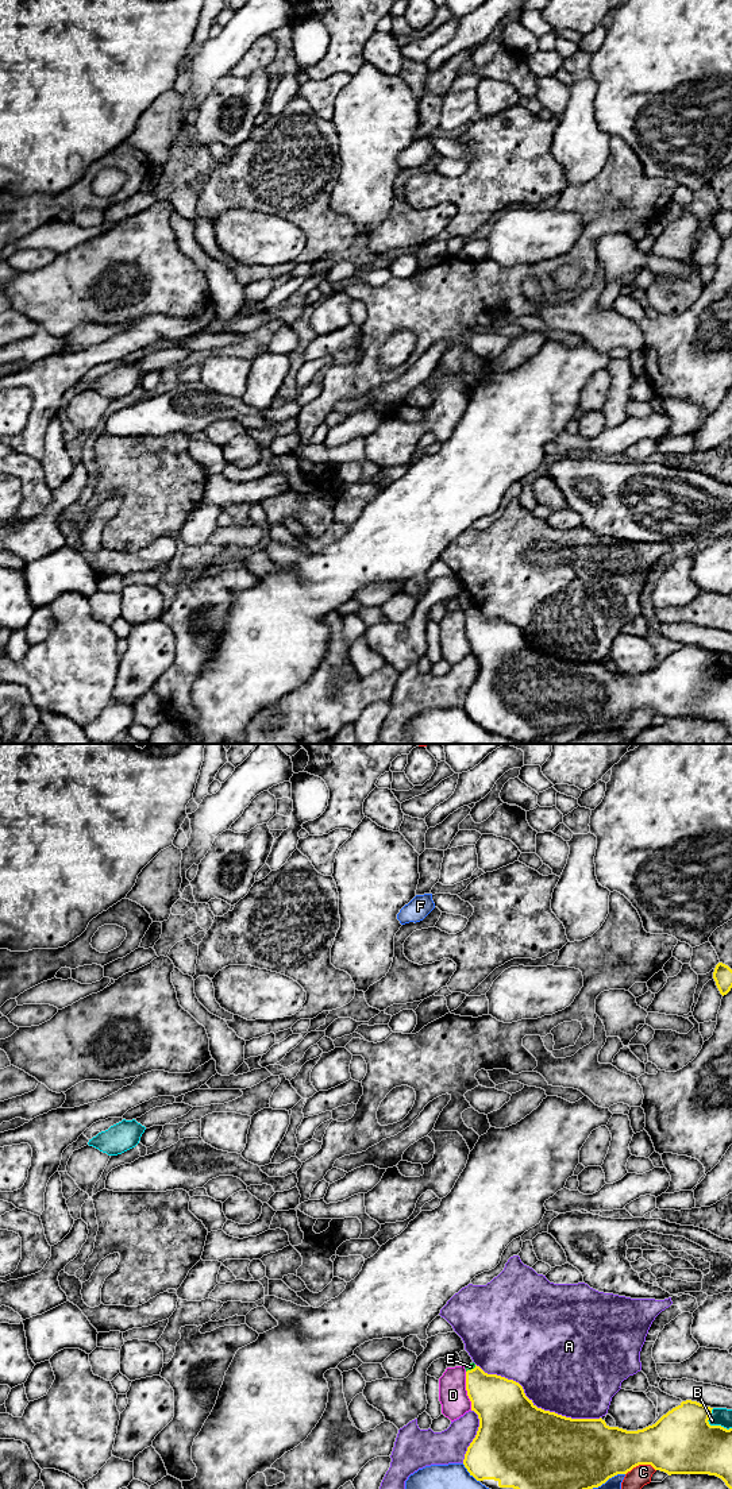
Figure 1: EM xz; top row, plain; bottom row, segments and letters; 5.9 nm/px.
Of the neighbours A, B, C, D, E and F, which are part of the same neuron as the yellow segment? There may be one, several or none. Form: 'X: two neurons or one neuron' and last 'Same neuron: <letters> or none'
A: two neurons
B: two neurons
C: two neurons
D: two neurons
E: one neuron
F: two neurons
Same neuron: E

